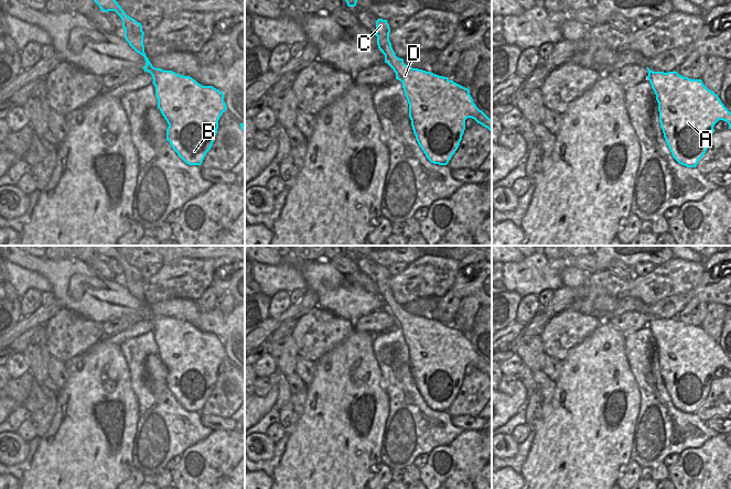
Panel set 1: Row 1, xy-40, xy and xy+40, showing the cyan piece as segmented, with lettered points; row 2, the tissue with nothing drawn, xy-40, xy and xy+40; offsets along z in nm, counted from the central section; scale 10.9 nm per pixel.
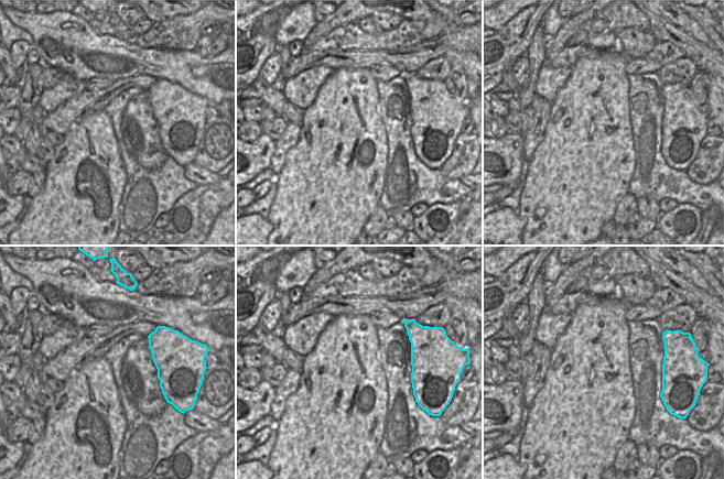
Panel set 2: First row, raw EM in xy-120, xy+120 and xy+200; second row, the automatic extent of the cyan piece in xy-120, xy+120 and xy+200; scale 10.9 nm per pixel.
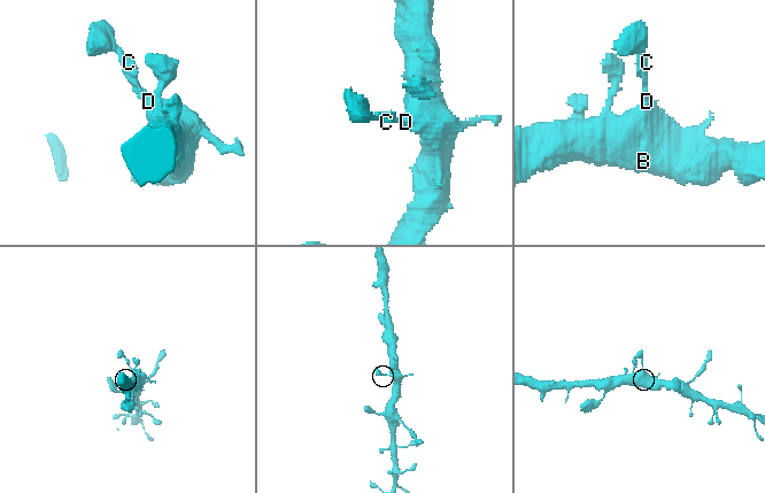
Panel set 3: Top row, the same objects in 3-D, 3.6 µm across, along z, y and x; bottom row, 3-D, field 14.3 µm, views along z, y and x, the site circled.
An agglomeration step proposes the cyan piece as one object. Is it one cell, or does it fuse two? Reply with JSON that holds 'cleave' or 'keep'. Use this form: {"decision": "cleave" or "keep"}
{"decision": "keep"}

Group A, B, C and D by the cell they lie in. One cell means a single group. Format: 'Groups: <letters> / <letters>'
Groups: A B C D

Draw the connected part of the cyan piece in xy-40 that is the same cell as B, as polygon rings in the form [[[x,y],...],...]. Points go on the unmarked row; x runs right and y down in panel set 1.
[[[93,246],[101,258],[115,258],[122,267],[125,285],[129,292],[144,304],[144,318],[152,322],[155,334],[158,355],[166,367],[166,388],[170,389],[178,402],[189,412],[201,412],[206,400],[211,396],[218,376],[218,367],[227,357],[224,340],[213,333],[203,333],[190,323],[179,322],[172,317],[155,315],[144,300],[141,270],[126,261],[115,246]]]

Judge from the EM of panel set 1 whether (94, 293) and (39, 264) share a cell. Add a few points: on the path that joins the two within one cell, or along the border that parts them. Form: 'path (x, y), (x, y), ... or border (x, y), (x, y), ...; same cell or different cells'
path (81, 289), (65, 275), (52, 270); same cell

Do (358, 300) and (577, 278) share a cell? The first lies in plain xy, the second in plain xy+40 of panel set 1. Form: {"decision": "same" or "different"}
{"decision": "same"}

